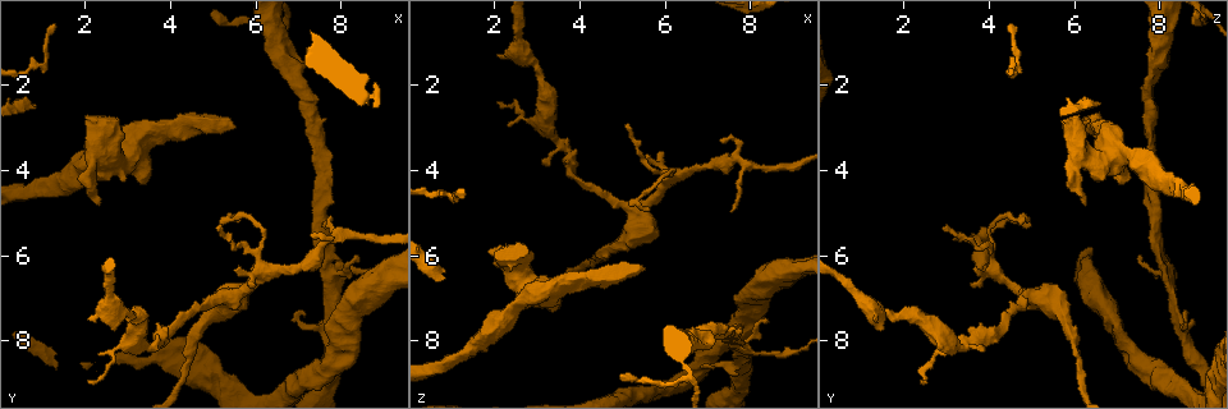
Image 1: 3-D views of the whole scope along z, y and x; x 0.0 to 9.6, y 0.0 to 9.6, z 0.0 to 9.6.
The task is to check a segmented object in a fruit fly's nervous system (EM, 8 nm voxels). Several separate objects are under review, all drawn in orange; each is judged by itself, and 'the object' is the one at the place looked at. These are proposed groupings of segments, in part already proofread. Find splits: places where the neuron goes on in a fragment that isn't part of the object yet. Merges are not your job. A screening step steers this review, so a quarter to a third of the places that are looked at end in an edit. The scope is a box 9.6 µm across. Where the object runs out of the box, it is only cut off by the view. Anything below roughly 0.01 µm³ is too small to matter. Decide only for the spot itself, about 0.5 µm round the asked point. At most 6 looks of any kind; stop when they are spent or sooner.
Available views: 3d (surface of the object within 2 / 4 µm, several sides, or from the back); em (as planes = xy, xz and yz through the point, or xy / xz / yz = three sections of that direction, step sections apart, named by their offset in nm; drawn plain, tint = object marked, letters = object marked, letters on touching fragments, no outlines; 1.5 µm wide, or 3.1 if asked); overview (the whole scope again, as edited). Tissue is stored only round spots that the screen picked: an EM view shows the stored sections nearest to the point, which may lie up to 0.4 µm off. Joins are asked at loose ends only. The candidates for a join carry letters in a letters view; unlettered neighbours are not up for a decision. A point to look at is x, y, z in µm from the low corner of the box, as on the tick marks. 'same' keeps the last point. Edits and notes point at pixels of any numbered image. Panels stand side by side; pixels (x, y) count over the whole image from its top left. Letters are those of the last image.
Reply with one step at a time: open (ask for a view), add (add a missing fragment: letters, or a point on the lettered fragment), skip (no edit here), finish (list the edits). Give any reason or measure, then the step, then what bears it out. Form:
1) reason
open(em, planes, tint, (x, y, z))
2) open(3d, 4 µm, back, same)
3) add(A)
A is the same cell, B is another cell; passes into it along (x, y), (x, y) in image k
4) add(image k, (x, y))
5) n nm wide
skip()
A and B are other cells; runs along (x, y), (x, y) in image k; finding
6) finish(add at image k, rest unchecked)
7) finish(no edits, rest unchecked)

tapers out
open(em, xy, step 8, letters, (8.40, 6.15, 7.60))

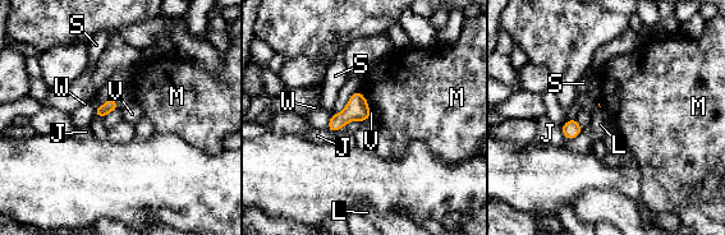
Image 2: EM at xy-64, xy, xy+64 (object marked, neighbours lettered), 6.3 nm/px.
another direction
open(em, planes, letters, same)

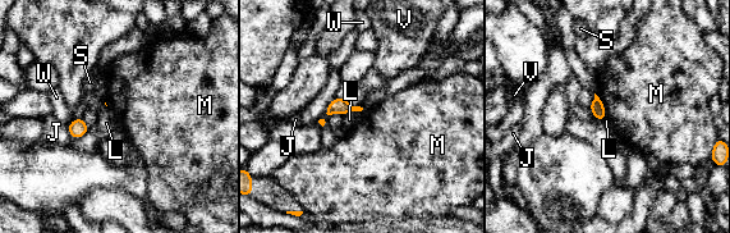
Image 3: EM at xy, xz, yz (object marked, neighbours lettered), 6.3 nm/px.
skip()
J, L, M, S, V and W are other cells; border along (595, 92), (606, 115) in image 3; no lettered fragment goes on from it

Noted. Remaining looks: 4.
thin end
open(em, planes, letters, (2.10, 8.95, 2.40))

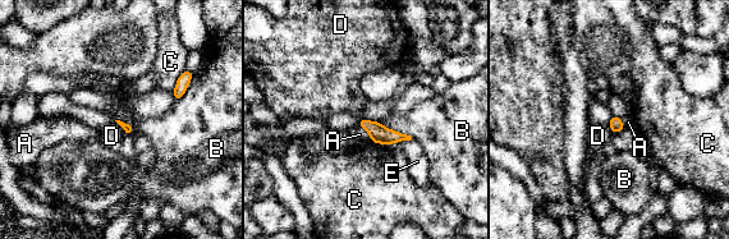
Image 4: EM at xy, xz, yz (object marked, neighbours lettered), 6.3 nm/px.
skip()
A, B, C, D and E are other cells; no lettered fragment goes on from it

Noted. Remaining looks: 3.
free end
open(3d, 4 µm, (5.95, 6.70, 3.60))

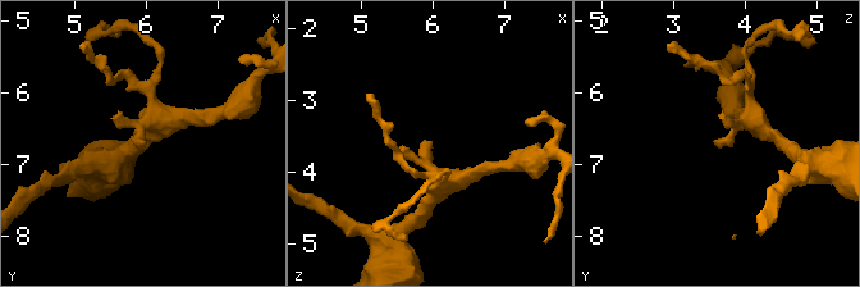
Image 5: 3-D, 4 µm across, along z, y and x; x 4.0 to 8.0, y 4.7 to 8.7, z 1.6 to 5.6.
open(em, xy, step 8, plain, (5.90, 6.60, 3.55))

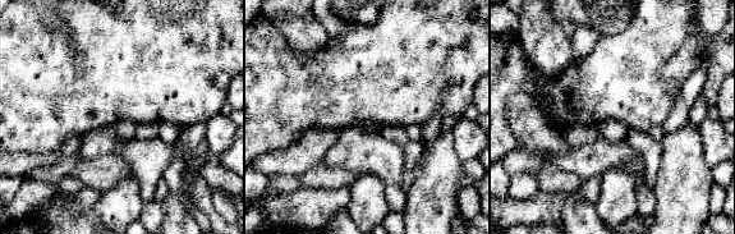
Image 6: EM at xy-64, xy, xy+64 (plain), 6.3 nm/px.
see the neighbours
open(em, xy, step 8, letters, same)

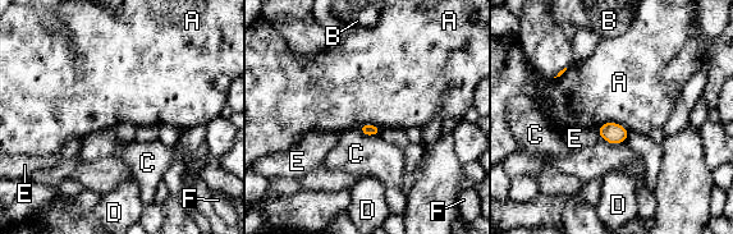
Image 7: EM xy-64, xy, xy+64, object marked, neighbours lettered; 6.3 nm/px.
skip()
A, B, C, D, E and F are other cells; border along (596, 128), (618, 123), (628, 131) in image 7; none of them fits

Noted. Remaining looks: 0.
finish(no edits, rest unchecked)

